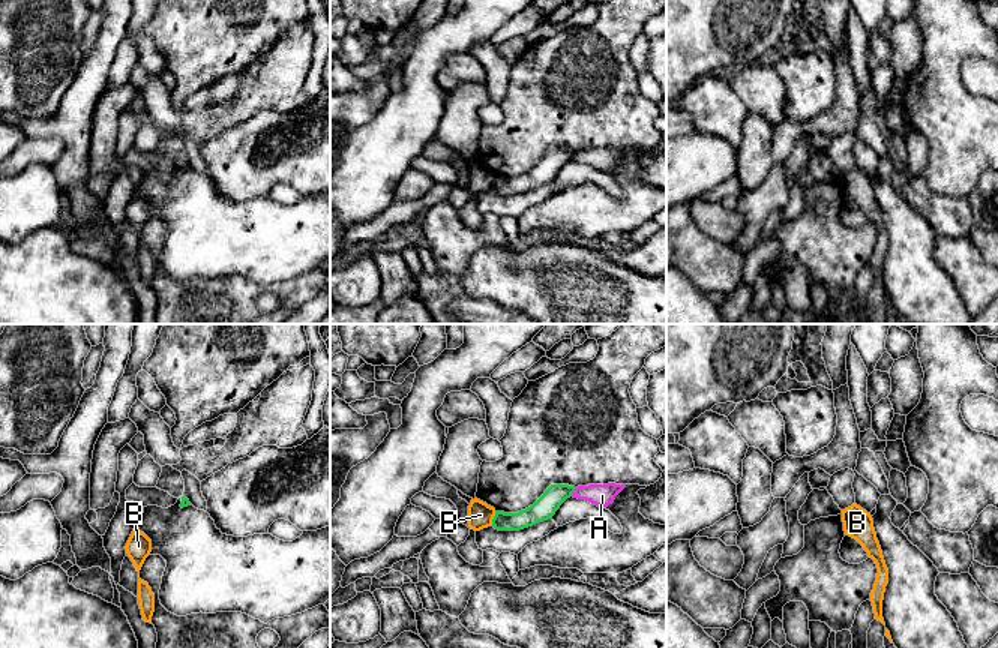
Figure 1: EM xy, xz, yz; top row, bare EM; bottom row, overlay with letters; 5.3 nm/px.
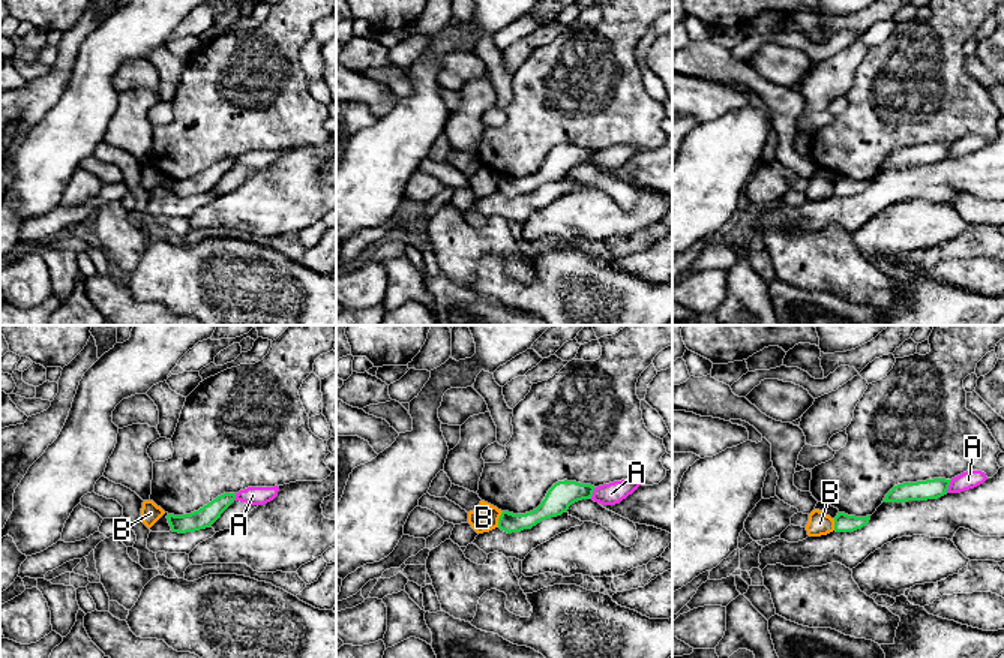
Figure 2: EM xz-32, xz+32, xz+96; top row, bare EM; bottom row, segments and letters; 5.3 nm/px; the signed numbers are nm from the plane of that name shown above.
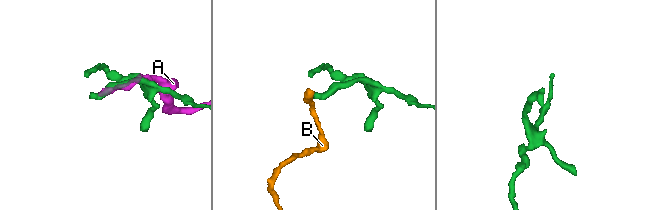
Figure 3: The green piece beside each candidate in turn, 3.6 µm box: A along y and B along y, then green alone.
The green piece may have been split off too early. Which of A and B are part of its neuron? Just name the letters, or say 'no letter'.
no letter

